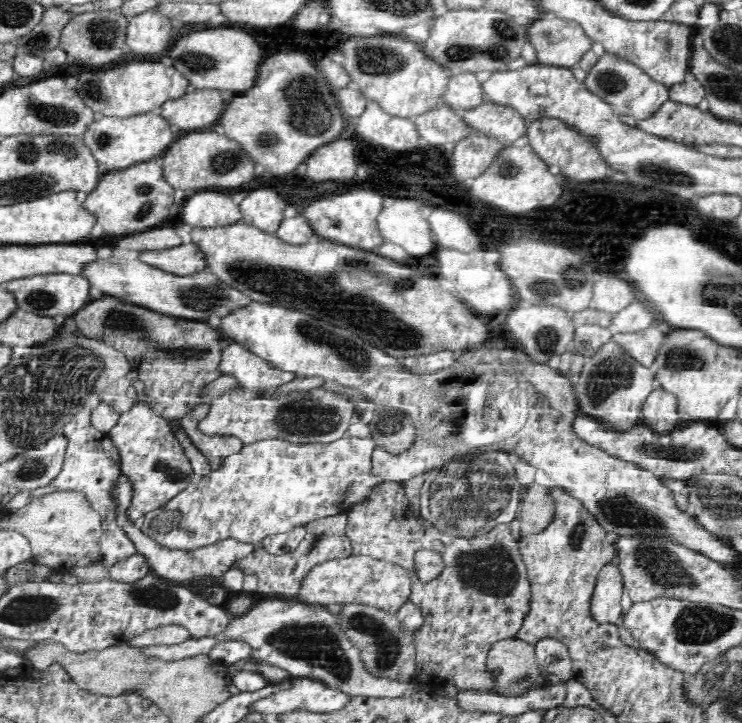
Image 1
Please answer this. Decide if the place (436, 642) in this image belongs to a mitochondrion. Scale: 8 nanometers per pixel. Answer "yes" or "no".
no

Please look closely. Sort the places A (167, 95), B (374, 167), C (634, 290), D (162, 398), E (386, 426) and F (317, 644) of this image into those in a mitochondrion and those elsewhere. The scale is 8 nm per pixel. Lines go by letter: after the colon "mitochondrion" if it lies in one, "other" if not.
A: other
B: other
C: other
D: other
E: mitochondrion
F: mitochondrion

